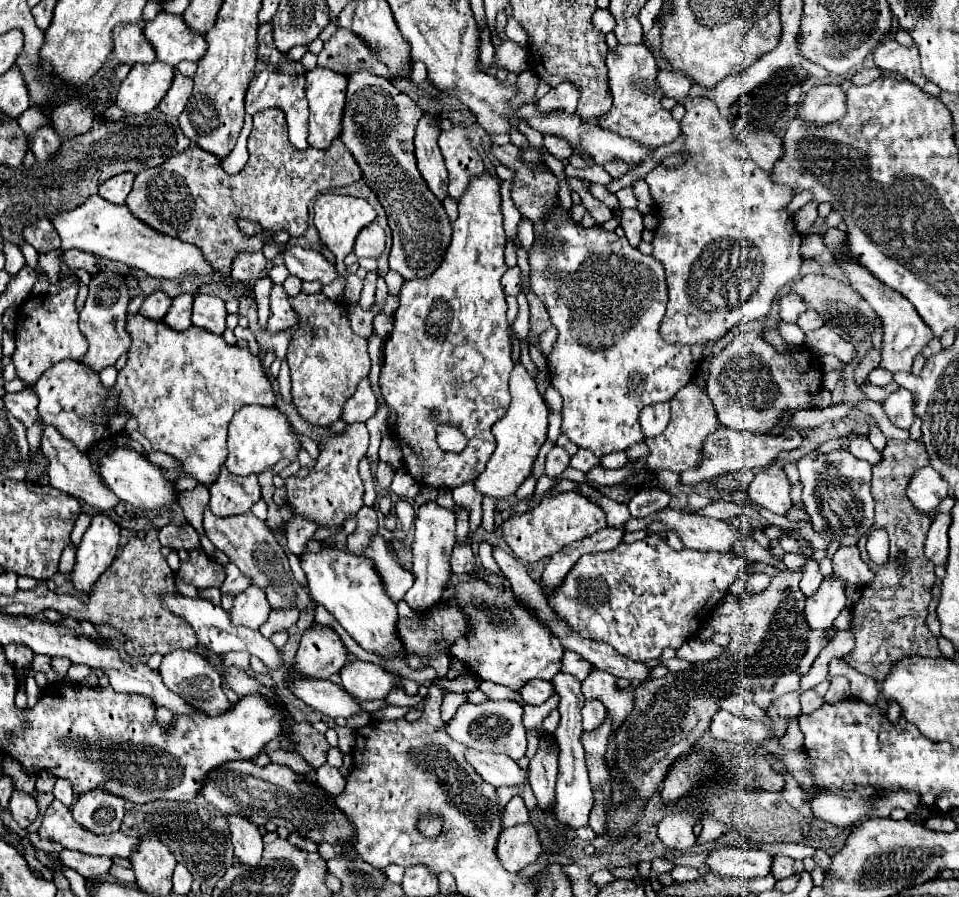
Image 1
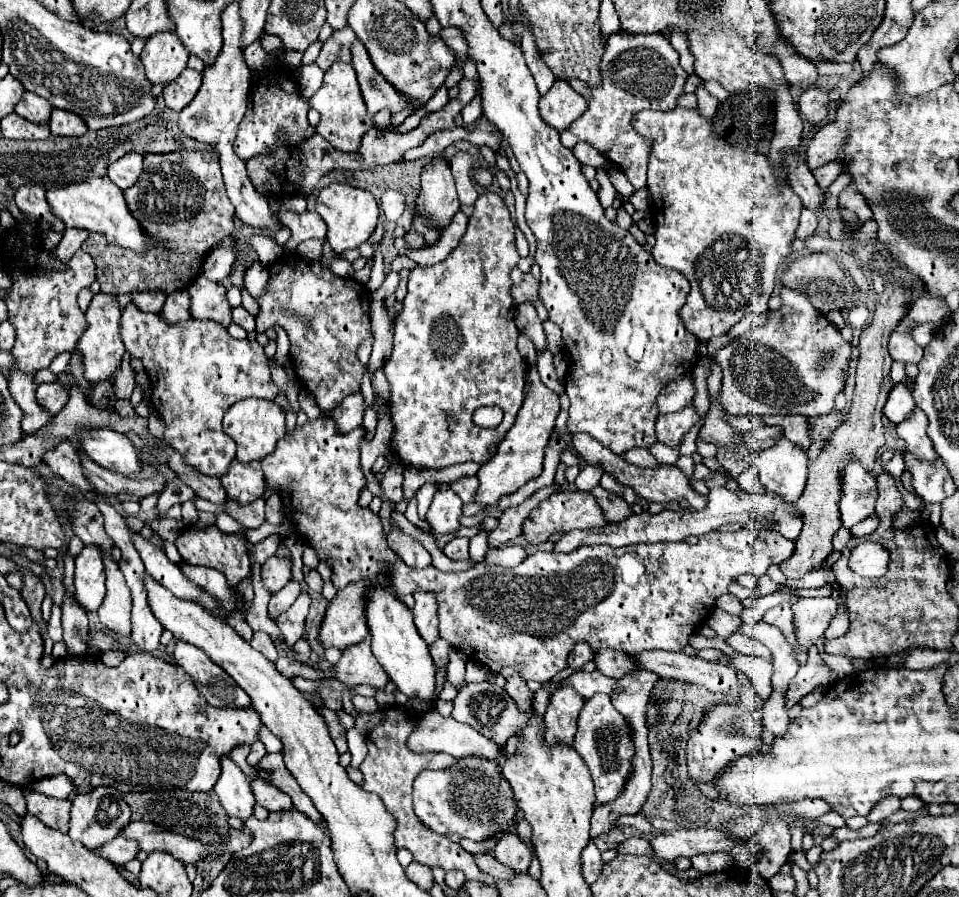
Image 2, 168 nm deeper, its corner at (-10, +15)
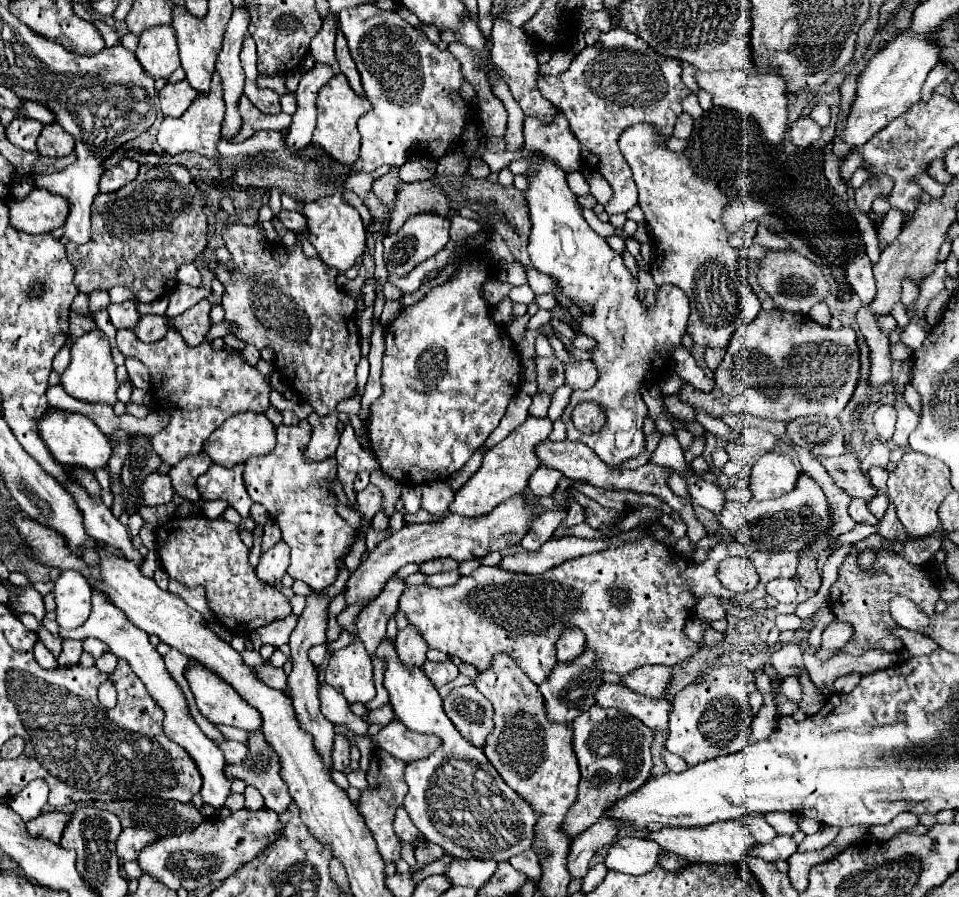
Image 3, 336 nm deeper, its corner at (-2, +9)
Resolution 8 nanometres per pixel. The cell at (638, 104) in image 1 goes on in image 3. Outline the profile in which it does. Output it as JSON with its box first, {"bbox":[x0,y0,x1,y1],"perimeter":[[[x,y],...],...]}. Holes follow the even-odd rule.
{"bbox":[537,33,691,215],"perimeter":[[[627,33],[623,41],[609,49],[601,45],[599,35],[597,45],[587,45],[577,53],[565,73],[557,77],[539,77],[537,83],[541,95],[549,93],[549,101],[565,113],[569,127],[581,145],[585,163],[609,181],[613,197],[605,211],[609,215],[627,213],[637,205],[637,187],[631,169],[619,151],[619,135],[635,123],[653,123],[663,143],[673,135],[673,125],[683,111],[681,101],[691,93],[681,81],[681,63],[655,53],[633,33]]]}

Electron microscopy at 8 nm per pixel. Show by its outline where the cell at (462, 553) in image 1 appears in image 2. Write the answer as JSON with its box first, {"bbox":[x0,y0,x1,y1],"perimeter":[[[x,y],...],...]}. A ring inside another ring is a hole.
{"bbox":[443,537,469,559],"perimeter":[[[455,537],[455,539],[451,539],[447,545],[445,545],[445,549],[443,549],[443,553],[449,557],[449,559],[467,559],[469,557],[469,537]]]}

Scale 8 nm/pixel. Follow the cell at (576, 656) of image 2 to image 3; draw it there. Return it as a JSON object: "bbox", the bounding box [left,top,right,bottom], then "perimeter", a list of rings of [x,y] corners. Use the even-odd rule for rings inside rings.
{"bbox":[557,629,585,661],"perimeter":[[[569,629],[563,631],[557,639],[557,659],[559,661],[573,661],[583,653],[585,647],[585,635],[581,629]]]}

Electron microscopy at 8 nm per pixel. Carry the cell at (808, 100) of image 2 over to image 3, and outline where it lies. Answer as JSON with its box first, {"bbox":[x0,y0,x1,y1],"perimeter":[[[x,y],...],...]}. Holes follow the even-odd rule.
{"bbox":[789,117,821,149],"perimeter":[[[801,117],[791,125],[789,137],[791,137],[793,145],[797,145],[801,149],[807,149],[807,147],[811,147],[813,143],[817,143],[821,139],[821,127],[813,119]]]}

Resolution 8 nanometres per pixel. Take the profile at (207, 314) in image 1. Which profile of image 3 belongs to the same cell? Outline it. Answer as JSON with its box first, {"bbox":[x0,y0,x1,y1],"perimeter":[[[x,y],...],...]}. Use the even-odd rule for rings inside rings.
{"bbox":[173,299,211,347],"perimeter":[[[201,299],[197,305],[173,319],[173,327],[181,333],[187,347],[195,347],[205,339],[205,333],[211,329],[209,311],[211,303],[207,299]]]}

